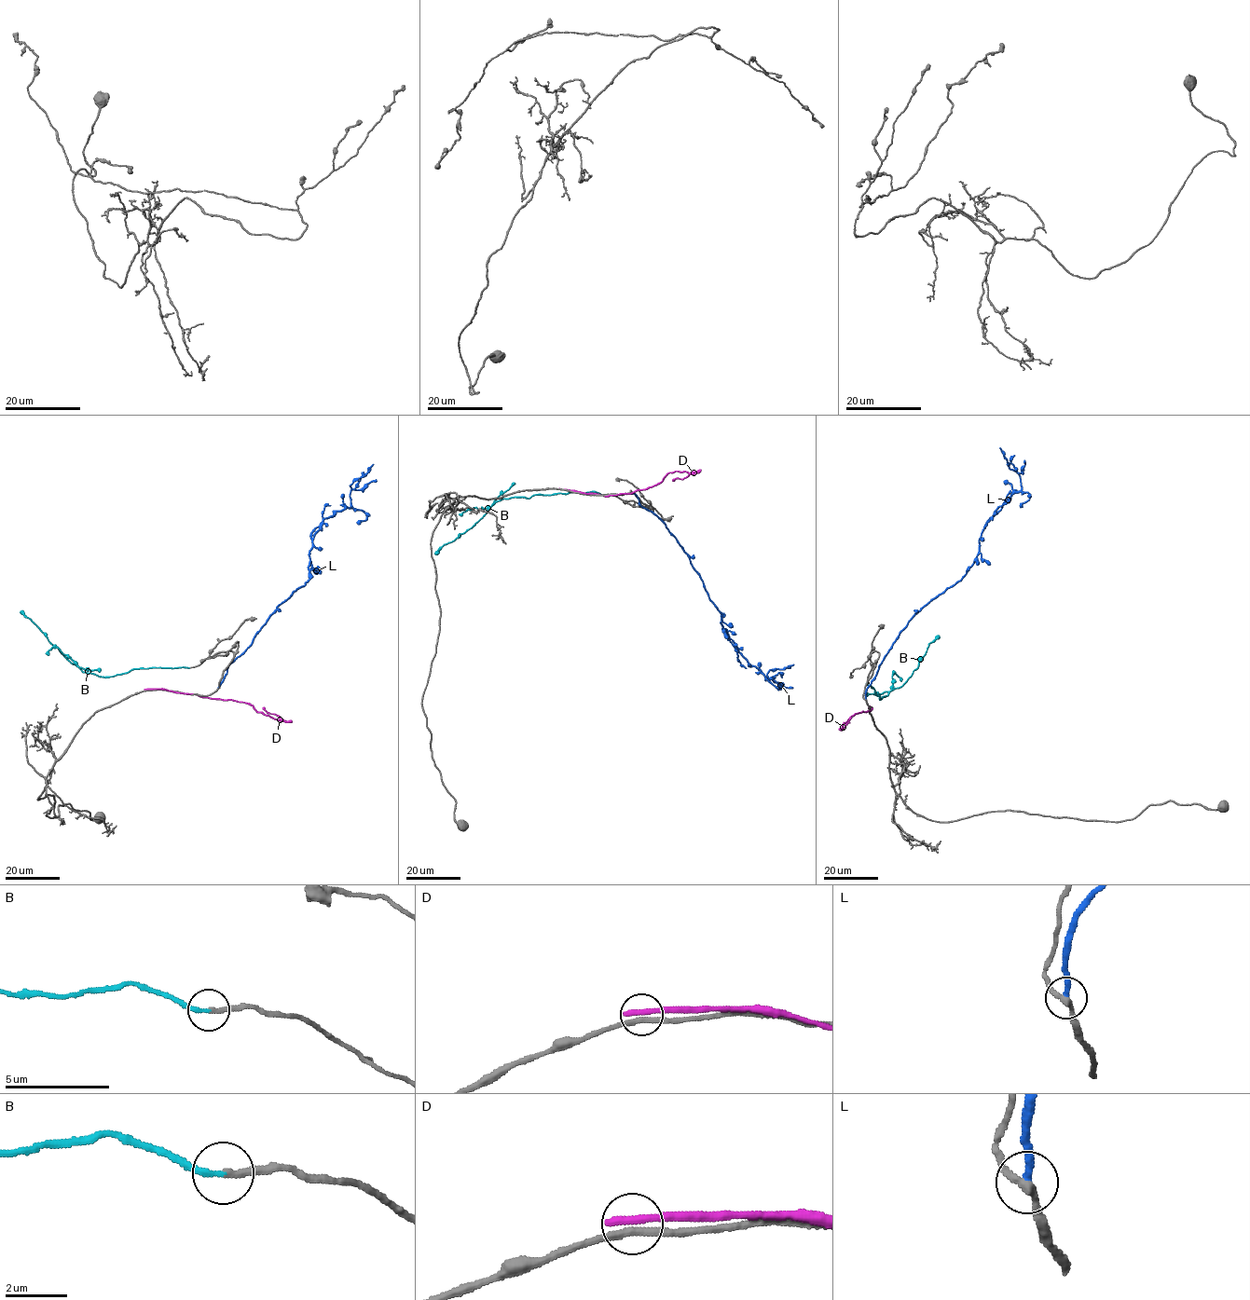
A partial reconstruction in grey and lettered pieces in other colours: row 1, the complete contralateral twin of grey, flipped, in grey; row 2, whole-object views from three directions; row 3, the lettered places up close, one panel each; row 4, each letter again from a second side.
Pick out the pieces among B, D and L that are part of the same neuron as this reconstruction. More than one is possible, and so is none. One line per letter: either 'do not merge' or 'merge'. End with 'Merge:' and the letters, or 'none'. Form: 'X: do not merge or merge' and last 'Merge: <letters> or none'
B: merge
D: do not merge
L: do not merge
Merge: B

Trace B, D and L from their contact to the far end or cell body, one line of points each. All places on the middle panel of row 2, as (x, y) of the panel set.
B: (603, 494), (590, 491), (569, 492), (499, 499), (479, 521), (434, 554)
D: (557, 488), (616, 496), (647, 489), (660, 484), (669, 472), (689, 473), (672, 481)
L: (629, 493), (664, 523), (688, 555), (721, 613), (722, 628), (747, 661), (765, 679), (772, 669), (794, 664)

